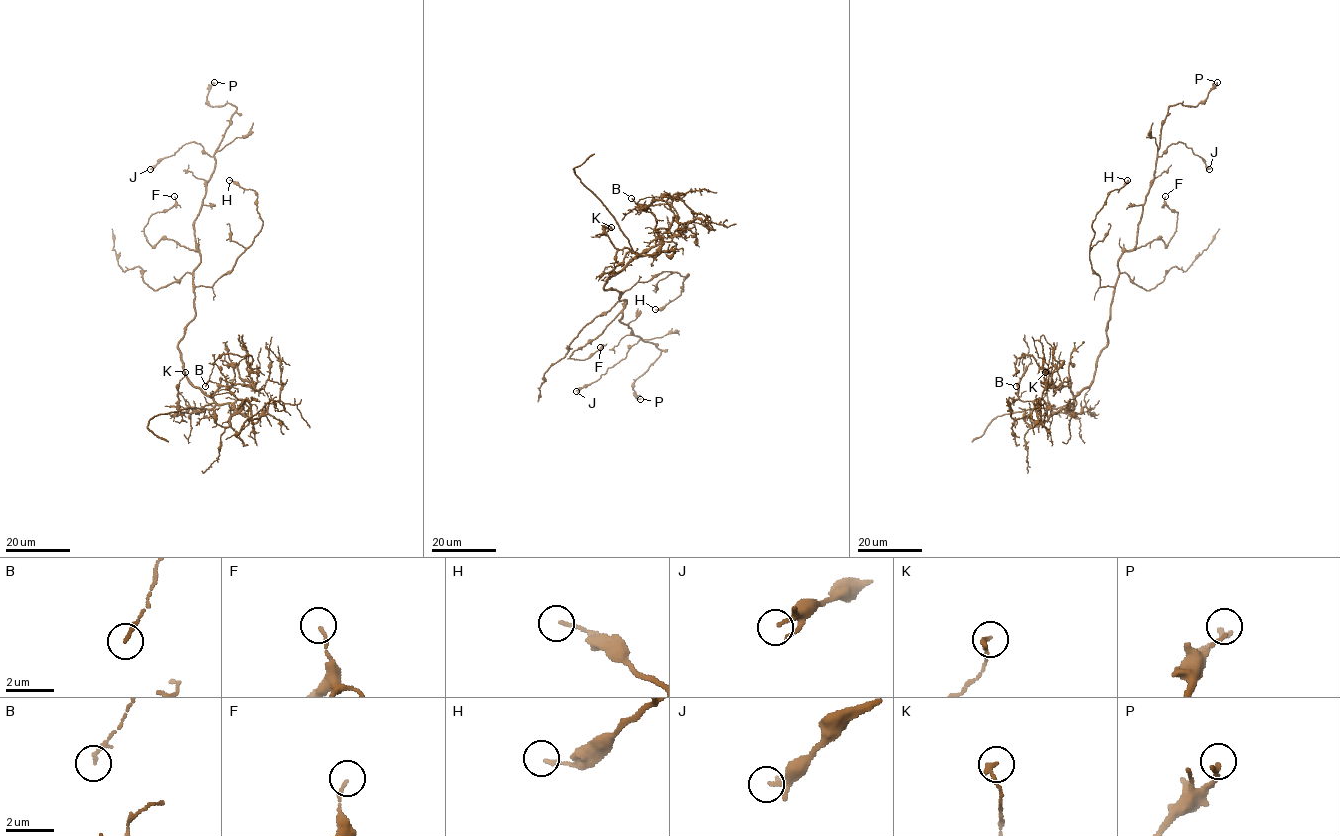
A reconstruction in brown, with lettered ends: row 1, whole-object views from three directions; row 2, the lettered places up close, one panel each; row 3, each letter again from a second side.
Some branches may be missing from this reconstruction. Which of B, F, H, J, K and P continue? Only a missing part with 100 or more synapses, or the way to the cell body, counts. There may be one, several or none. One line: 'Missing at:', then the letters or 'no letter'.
Missing at: no letter

